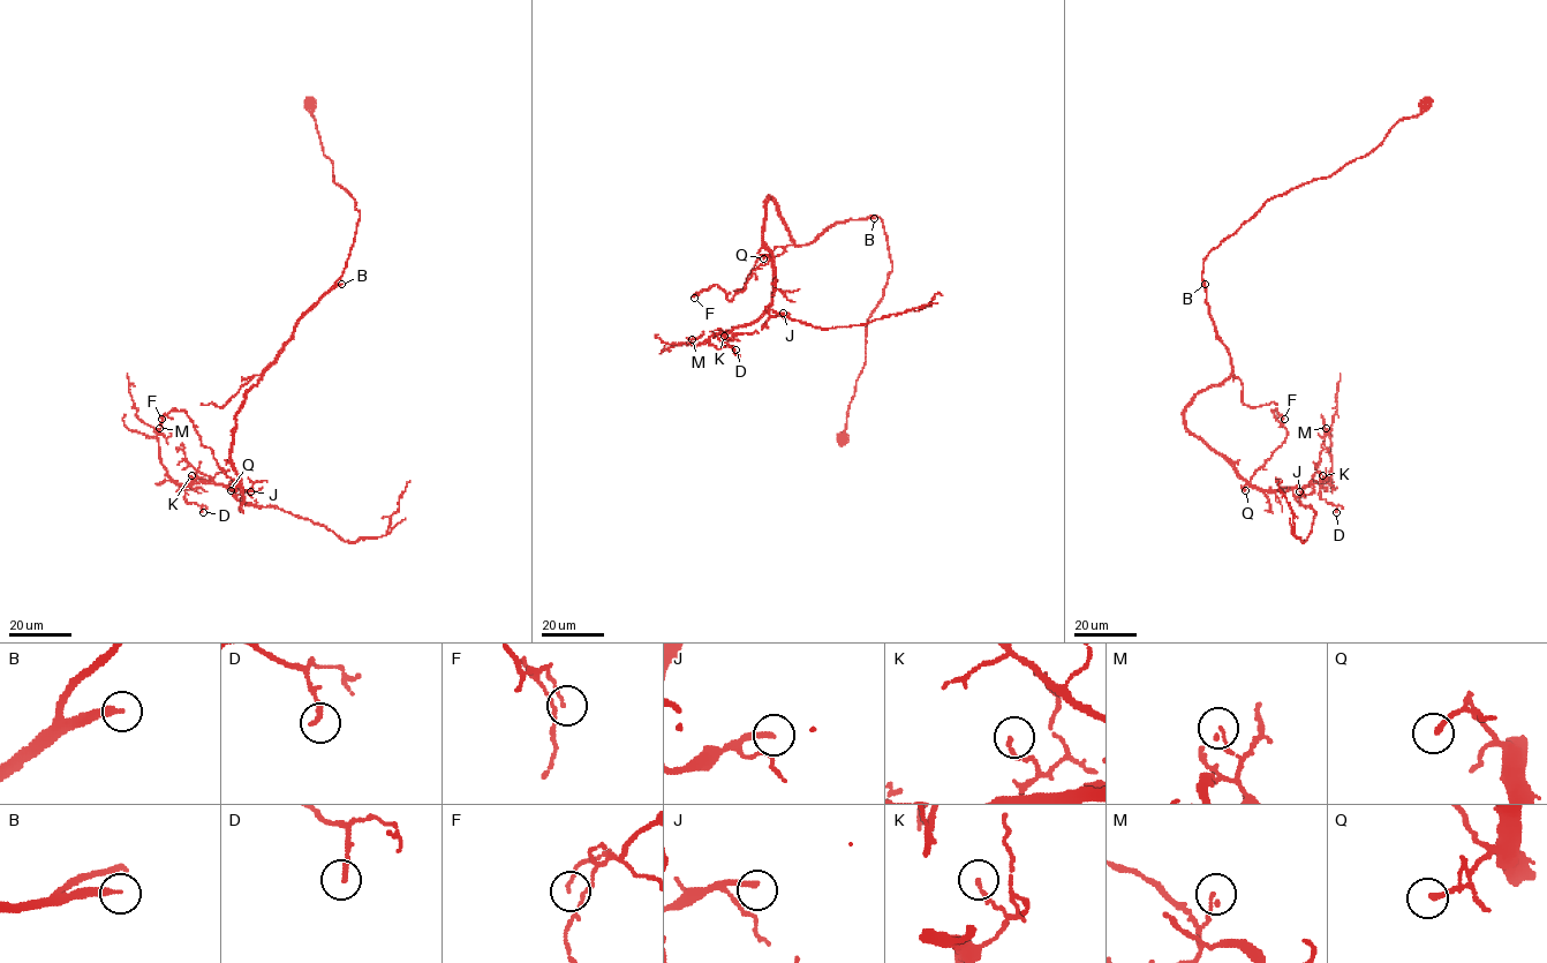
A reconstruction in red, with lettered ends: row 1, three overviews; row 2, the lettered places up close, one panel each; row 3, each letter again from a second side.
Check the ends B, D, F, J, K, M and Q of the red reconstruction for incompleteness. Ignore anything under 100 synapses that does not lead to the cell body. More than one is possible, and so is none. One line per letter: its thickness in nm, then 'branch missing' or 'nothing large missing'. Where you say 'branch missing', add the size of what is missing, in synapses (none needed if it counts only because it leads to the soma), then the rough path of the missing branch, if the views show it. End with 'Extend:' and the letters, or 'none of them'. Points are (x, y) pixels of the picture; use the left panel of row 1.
B: 240 nm thick; branch missing; about 180 synapses
D: 180 nm thick; nothing large missing
F: 100 nm thick; nothing large missing
J: 220 nm thick; nothing large missing
K: 140 nm thick; nothing large missing
M: 140 nm thick; nothing large missing
Q: 180 nm thick; nothing large missing
Extend: B

